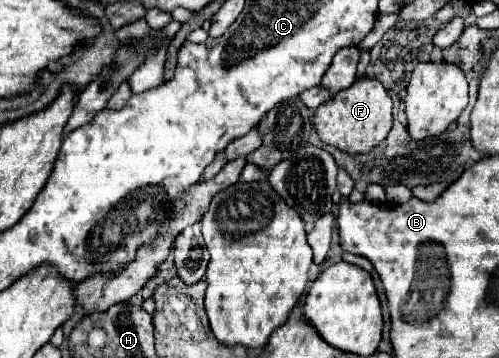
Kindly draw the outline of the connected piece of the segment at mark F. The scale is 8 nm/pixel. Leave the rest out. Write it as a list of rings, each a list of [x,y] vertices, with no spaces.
[[[361,76],[355,82],[337,92],[329,102],[321,104],[315,112],[315,128],[325,144],[347,150],[349,154],[363,154],[381,144],[391,130],[391,96],[377,78]]]

